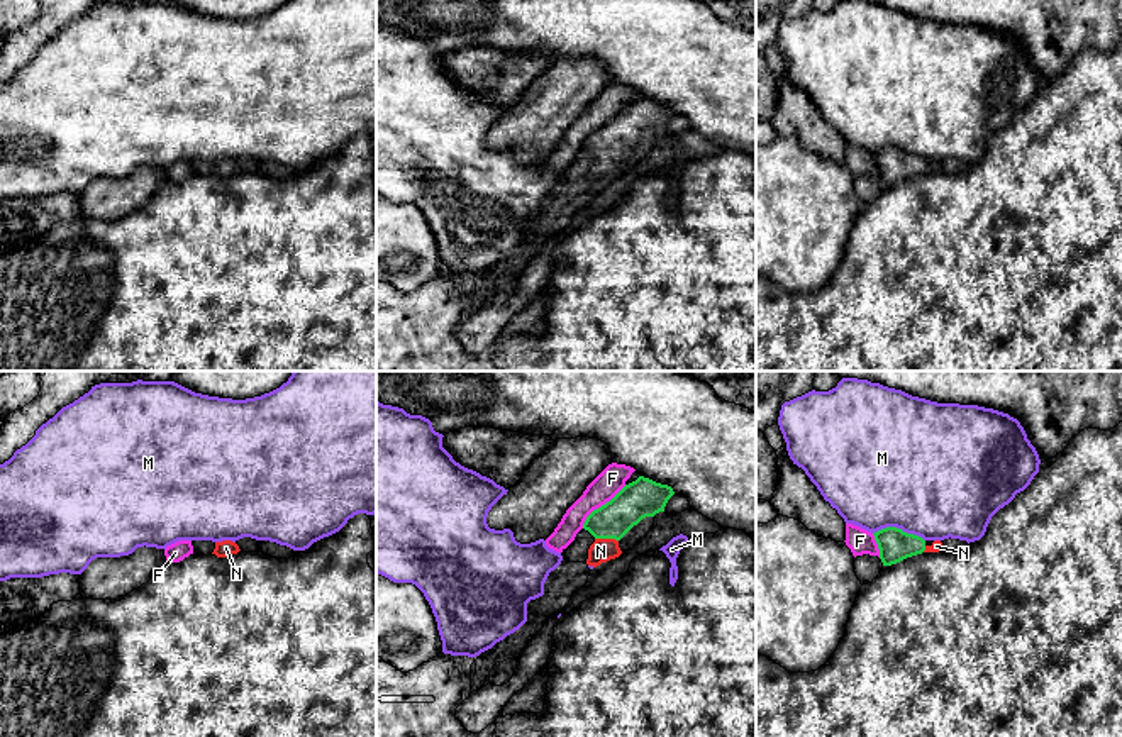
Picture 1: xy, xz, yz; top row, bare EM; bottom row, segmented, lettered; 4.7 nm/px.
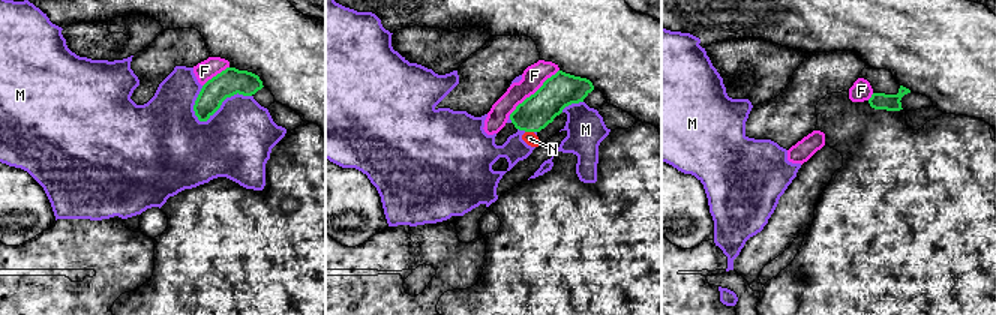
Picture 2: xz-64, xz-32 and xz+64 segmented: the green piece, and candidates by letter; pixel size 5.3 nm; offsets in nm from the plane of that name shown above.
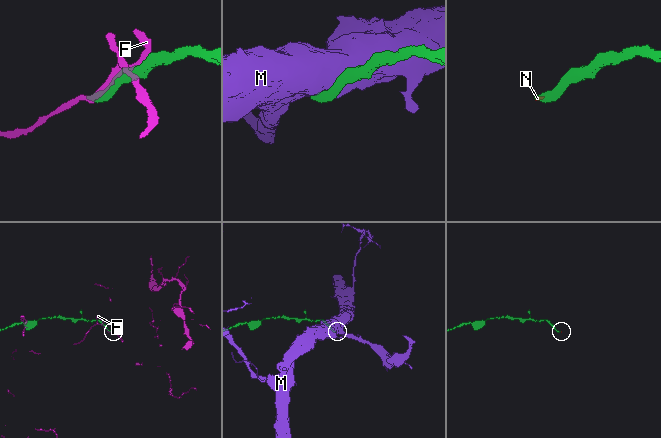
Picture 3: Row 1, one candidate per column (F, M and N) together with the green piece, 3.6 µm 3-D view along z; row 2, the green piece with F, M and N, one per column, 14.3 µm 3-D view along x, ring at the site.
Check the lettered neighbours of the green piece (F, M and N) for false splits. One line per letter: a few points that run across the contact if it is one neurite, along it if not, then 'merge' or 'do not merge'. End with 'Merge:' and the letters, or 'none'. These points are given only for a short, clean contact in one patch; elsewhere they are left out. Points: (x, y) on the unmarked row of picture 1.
F: do not merge
M: do not merge
N: line xz (641, 119), (607, 158), (600, 171); merge
Merge: N

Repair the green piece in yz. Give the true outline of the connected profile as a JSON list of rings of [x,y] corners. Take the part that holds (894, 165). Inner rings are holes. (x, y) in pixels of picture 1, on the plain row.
[[[886,147],[873,154],[880,169],[880,180],[883,186],[897,185],[907,178],[922,173],[939,173],[942,169],[941,161],[934,161],[930,166],[919,156],[907,154],[897,147]]]

